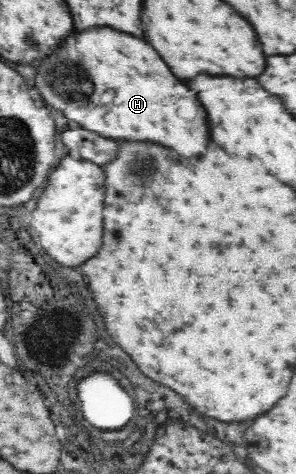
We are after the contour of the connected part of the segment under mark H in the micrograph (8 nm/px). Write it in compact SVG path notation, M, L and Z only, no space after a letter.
M111 27L71 31L53 53L37 61L35 85L53 111L61 111L67 119L102 136L153 139L185 157L199 155L207 147L205 111L201 111L197 95L171 73L151 43L141 43L129 33Z

